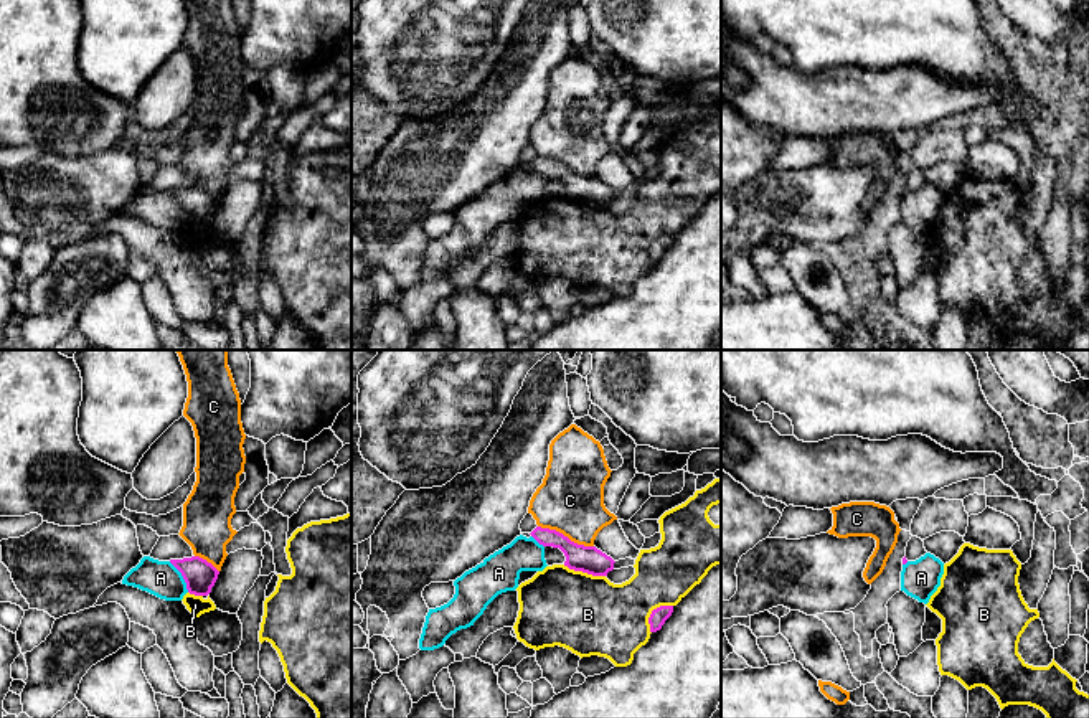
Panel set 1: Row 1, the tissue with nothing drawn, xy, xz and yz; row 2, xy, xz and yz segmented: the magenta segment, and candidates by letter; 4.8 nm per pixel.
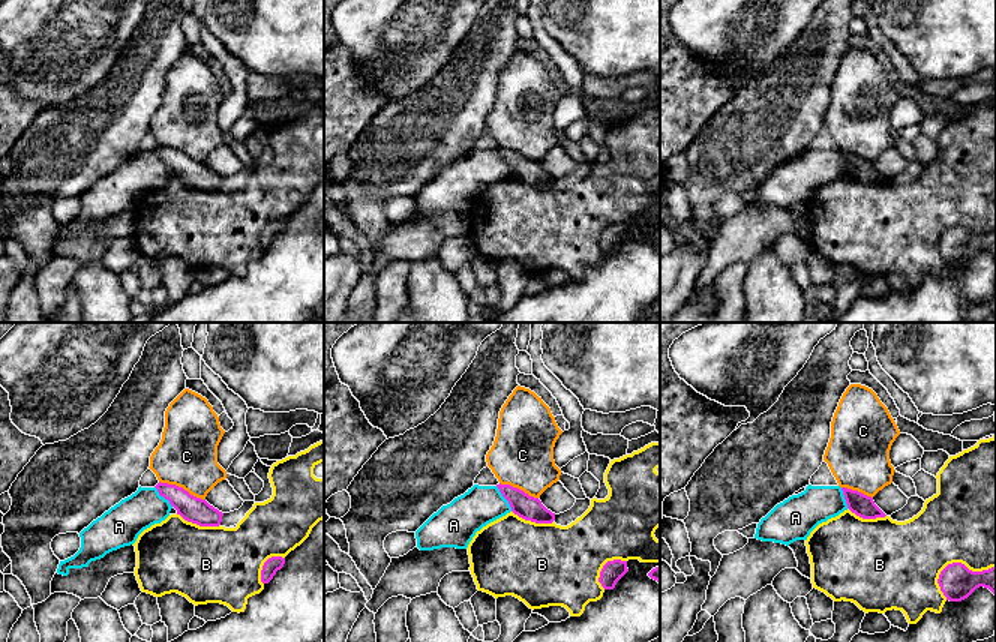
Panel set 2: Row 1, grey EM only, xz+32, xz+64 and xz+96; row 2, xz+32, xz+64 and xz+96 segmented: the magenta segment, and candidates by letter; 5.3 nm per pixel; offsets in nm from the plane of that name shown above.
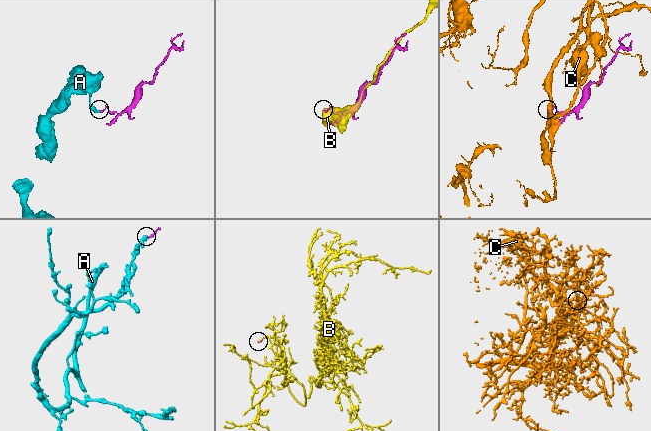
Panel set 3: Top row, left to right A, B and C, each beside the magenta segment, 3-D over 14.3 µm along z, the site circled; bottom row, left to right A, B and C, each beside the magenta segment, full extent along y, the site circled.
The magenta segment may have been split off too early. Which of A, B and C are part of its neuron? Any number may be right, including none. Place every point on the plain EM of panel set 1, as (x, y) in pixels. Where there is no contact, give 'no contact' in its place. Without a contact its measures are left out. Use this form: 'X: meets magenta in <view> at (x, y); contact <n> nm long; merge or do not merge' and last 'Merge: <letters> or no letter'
A: meets magenta in xy at (182, 205); contact 180 nm long; do not merge
B: meets magenta in xz at (652, 243); contact 180 nm long; do not merge
C: meets magenta in xz at (566, 167); contact 300 nm long; do not merge
Merge: no letter

